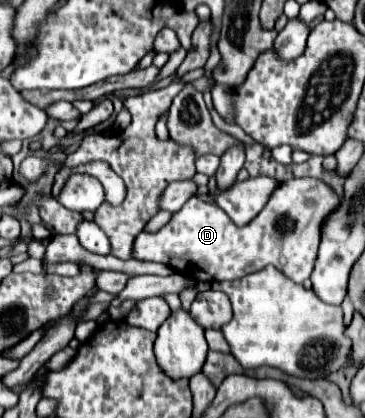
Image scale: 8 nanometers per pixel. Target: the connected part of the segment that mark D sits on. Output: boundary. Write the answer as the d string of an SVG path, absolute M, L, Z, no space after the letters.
M308 176L292 178L270 194L268 204L252 222L236 226L220 206L192 196L156 234L142 232L136 238L134 258L162 262L174 272L202 282L238 280L272 264L284 276L302 284L314 270L322 224L340 202L340 196L326 182Z

